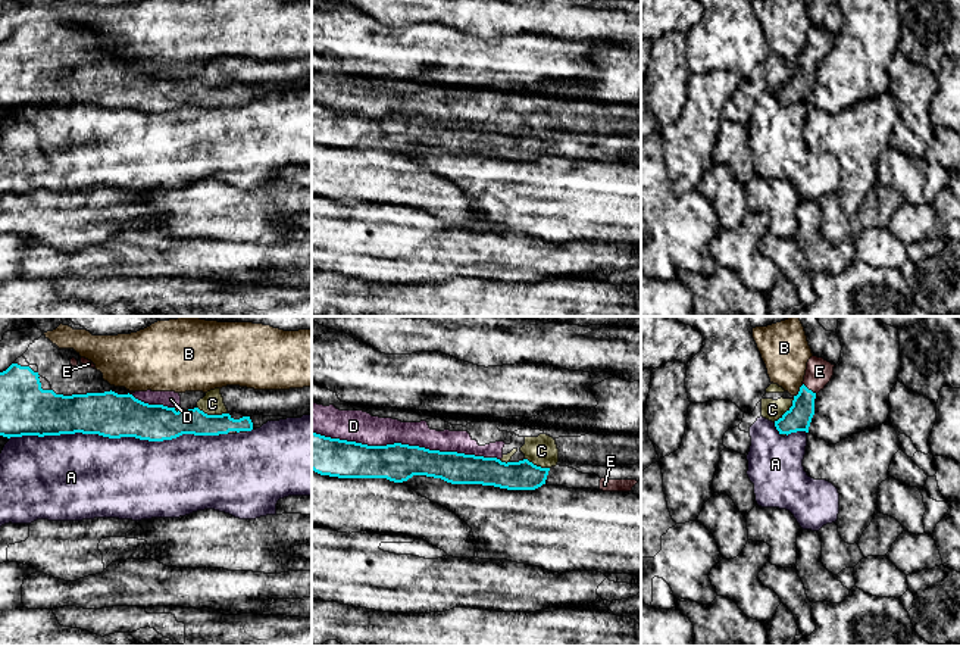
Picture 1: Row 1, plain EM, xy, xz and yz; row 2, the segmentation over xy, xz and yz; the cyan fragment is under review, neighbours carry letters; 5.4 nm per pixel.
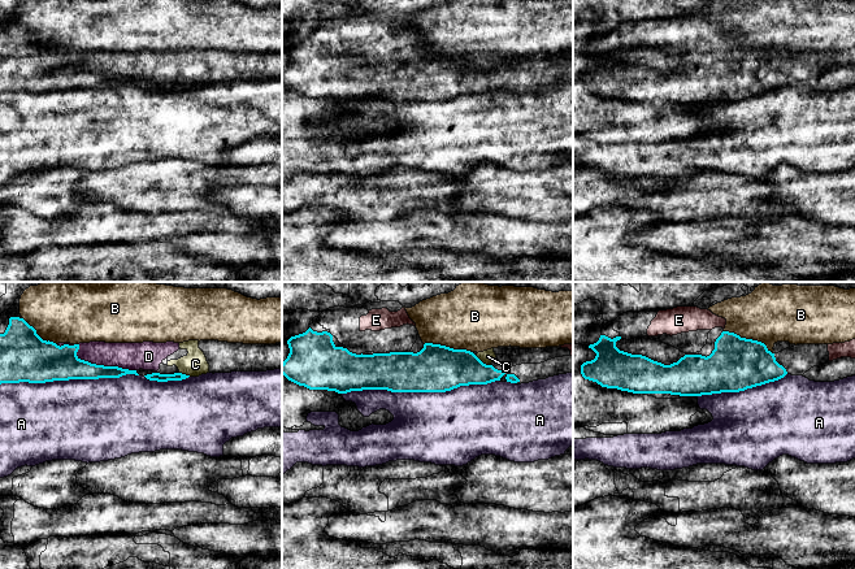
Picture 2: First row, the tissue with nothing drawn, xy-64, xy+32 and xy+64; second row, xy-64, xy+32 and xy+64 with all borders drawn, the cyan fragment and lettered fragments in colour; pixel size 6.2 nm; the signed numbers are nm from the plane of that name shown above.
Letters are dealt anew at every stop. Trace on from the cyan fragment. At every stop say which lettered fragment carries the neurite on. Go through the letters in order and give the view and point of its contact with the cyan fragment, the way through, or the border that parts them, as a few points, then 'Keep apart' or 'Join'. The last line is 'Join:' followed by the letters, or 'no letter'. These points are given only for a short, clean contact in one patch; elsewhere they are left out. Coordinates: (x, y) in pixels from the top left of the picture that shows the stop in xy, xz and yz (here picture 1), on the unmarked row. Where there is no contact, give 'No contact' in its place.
A: Touches cyan at xy (113, 108). Keep apart
B: Touches cyan at yz (800, 61). Keep apart
C: Touches cyan at xy (213, 86). Boundary: xy (197, 77), (208, 84), (228, 84). Keep apart
D: Touches cyan at xz (406, 115). Keep apart
E: Touches cyan at yz (810, 61). Path across: yz (799, 87), (810, 61), (819, 41). Join
Join: E

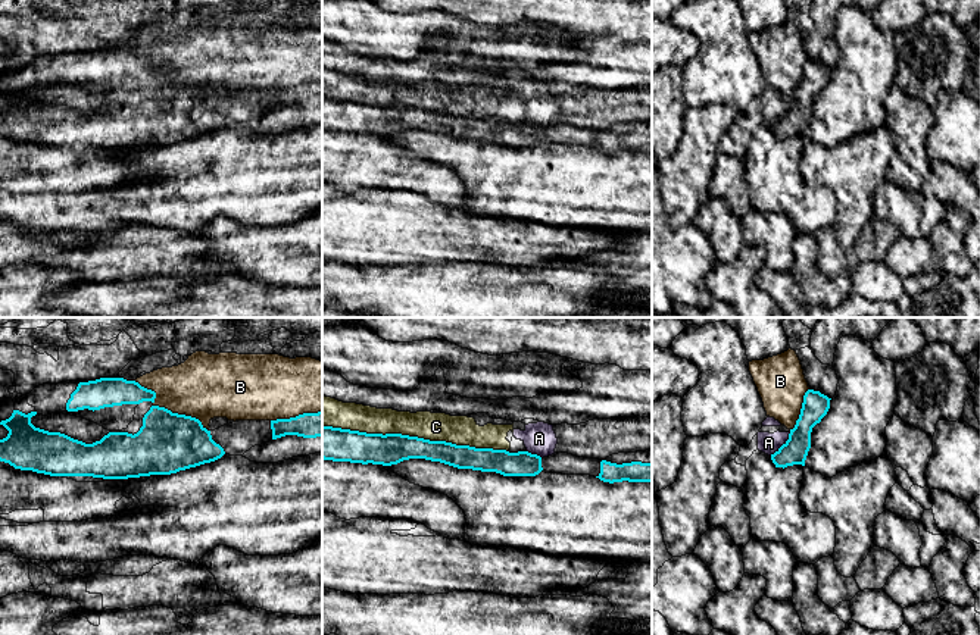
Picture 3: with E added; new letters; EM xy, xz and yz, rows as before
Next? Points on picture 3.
A: Touches cyan at yz (783, 115). Boundary: yz (790, 103), (770, 125). Keep apart
B: Touches cyan at xy (167, 80). Keep apart
C: Touches cyan at xz (415, 108). Keep apart
Join: no letter

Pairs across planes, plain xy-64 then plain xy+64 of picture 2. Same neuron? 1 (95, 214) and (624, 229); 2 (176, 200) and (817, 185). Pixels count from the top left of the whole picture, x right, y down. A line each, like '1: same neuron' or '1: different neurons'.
1: different neurons
2: same neuron

